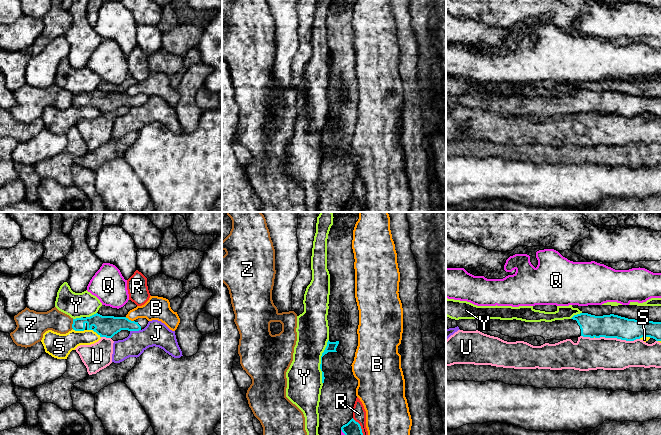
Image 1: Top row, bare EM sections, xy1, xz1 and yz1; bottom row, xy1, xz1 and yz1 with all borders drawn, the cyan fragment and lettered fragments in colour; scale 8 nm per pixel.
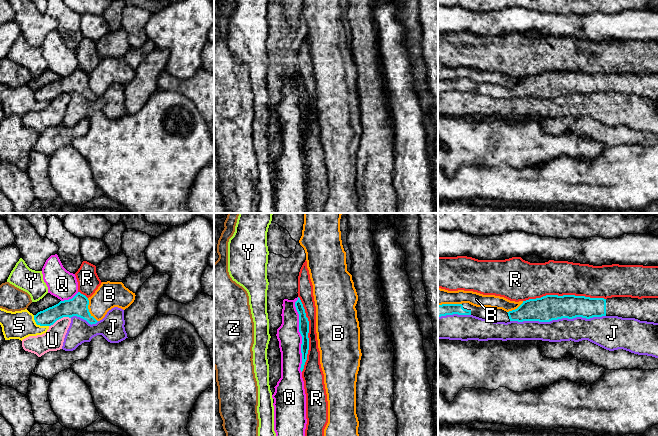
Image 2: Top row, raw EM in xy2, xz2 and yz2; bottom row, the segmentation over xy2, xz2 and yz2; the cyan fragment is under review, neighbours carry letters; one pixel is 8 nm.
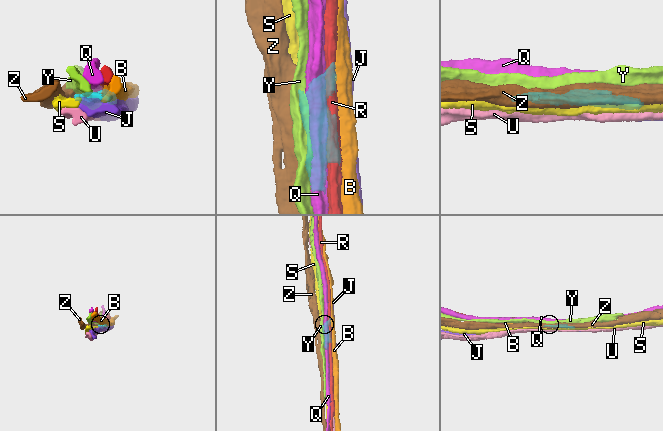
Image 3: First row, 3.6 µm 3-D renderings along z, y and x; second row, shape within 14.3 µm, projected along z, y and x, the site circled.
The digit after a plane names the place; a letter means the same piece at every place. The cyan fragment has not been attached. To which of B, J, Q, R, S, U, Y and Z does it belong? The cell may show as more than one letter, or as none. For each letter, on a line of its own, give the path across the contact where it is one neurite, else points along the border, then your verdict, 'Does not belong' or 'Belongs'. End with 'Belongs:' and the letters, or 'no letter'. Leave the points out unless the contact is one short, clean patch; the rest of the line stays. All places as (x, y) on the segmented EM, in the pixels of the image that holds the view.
B: Does not belong
J: Does not belong
Q: Does not belong
R: Does not belong
S: Does not belong
U: Does not belong
Y: Does not belong
Z: Boundary: xy1 (73, 319), (72, 328). Does not belong
Belongs: no letter

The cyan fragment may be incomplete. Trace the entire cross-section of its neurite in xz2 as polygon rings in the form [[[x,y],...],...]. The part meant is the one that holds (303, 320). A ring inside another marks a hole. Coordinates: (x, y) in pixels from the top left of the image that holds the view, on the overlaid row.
[[[298,297],[298,300],[295,302],[296,310],[299,314],[299,332],[302,336],[302,344],[301,344],[301,353],[302,353],[302,364],[301,364],[301,372],[304,369],[305,362],[307,360],[307,354],[309,350],[309,321],[306,317],[305,309],[303,307],[303,304]]]

